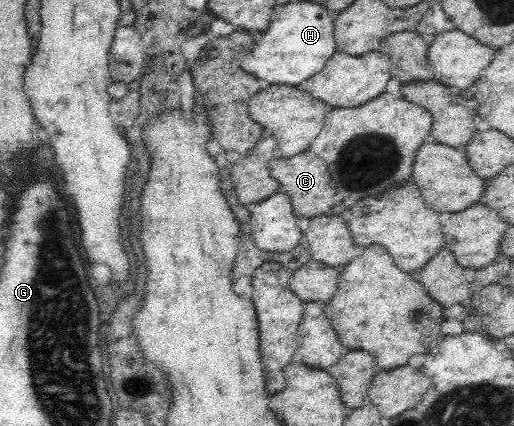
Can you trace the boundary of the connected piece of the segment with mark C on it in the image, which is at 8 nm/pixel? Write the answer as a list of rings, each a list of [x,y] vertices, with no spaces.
[[[306,150],[289,159],[276,155],[270,159],[270,175],[278,181],[279,192],[284,193],[290,199],[292,212],[299,218],[314,218],[329,214],[329,209],[334,204],[336,189],[331,181],[326,163],[312,151]]]

